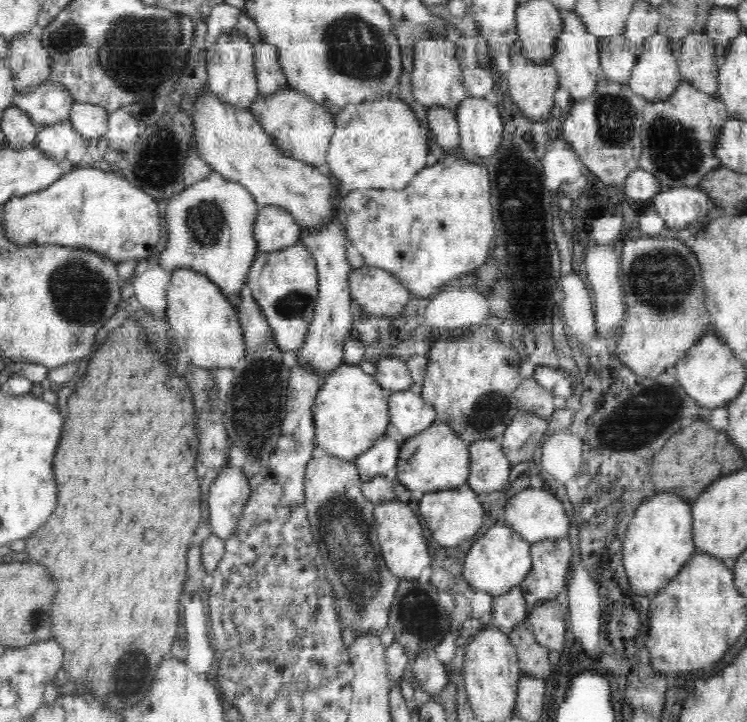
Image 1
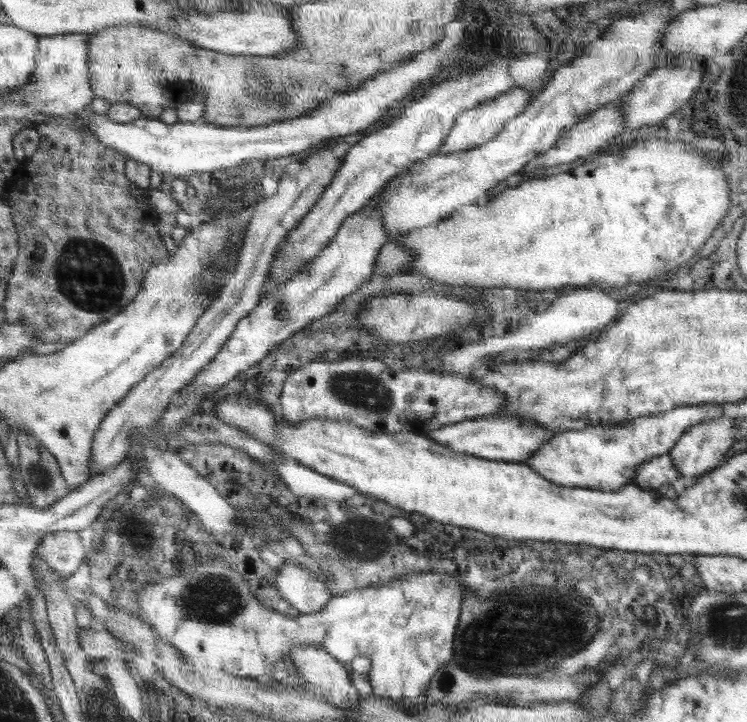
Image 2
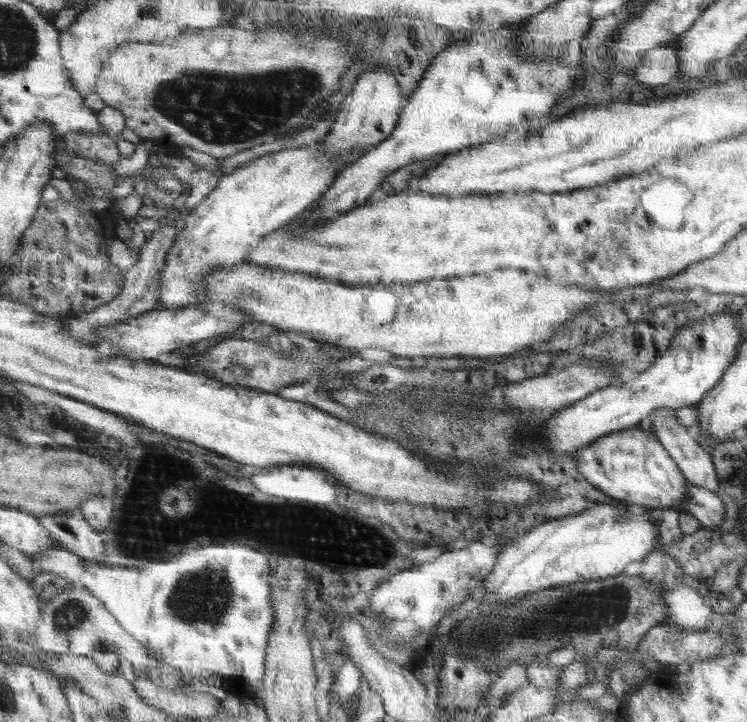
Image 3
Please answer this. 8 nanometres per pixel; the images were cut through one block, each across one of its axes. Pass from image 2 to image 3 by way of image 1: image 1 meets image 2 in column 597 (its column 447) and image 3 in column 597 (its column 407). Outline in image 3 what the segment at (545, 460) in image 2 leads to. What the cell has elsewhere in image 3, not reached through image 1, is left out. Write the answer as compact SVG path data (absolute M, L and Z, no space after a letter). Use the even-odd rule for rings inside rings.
M638 425L612 432L580 448L578 470L586 481L618 501L685 512L684 502L691 499L687 477L658 441L654 433Z

